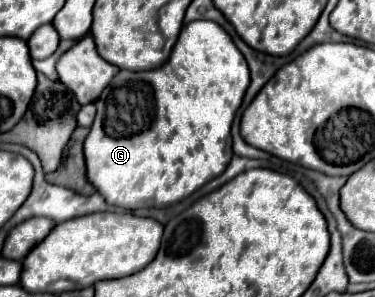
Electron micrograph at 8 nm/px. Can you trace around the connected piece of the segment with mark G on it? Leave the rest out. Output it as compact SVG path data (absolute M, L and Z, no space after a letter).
M190 21L182 27L180 37L172 49L170 59L158 67L158 69L150 69L150 71L120 71L110 85L104 89L104 93L100 95L100 99L96 101L98 113L94 119L94 125L84 141L84 155L86 155L86 169L88 169L88 179L90 183L98 189L98 193L112 205L120 205L120 207L128 207L128 209L138 209L138 207L146 207L146 205L154 205L154 207L166 207L172 203L178 203L182 199L186 199L188 195L192 195L194 191L198 191L202 185L206 185L208 181L216 179L220 173L224 173L224 169L228 167L228 161L232 159L232 141L230 141L230 127L234 121L234 115L242 103L242 97L246 93L250 85L250 71L248 65L242 57L242 53L236 49L236 45L232 43L232 39L228 37L228 33L216 25L214 21Z

